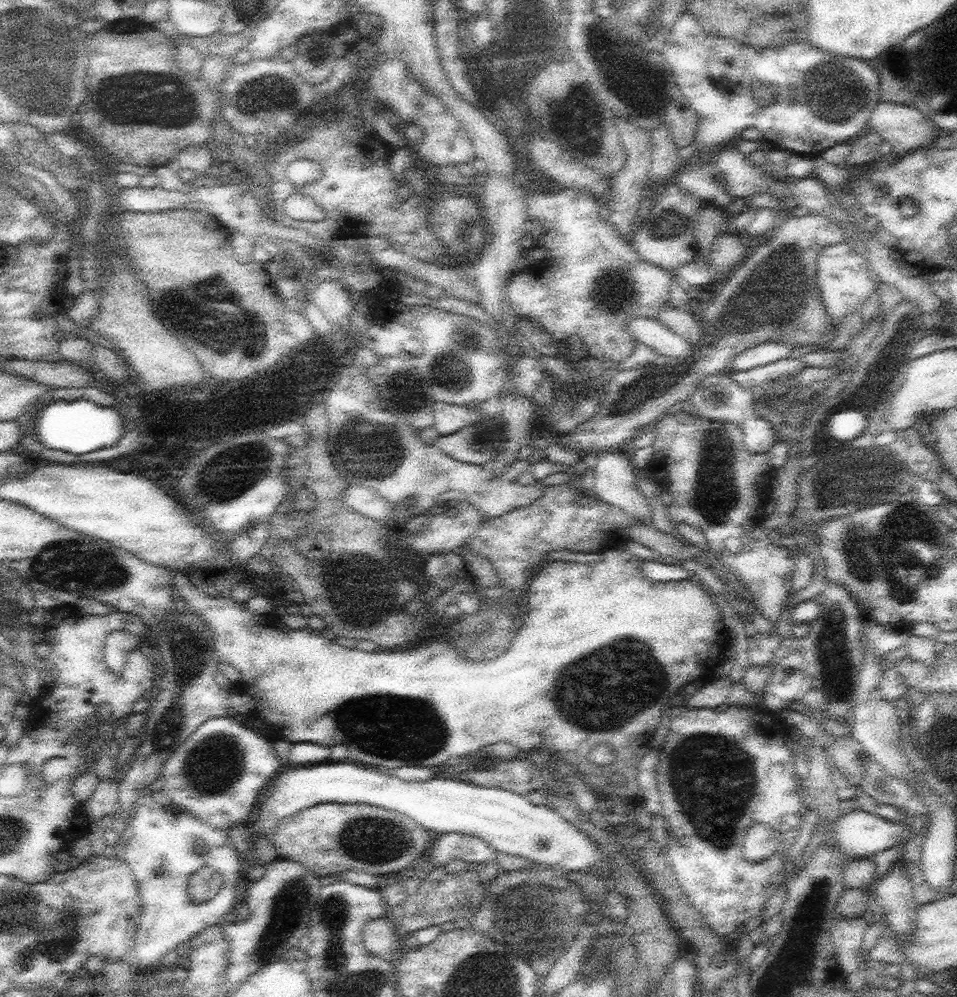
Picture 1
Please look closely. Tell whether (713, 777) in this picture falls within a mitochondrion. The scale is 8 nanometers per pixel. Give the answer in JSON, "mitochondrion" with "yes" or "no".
{"mitochondrion":"yes"}

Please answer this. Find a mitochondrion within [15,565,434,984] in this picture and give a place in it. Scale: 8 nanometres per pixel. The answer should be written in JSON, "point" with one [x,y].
{"point":[211,766]}

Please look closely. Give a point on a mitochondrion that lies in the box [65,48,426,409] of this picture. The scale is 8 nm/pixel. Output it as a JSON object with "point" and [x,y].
{"point":[210,312]}

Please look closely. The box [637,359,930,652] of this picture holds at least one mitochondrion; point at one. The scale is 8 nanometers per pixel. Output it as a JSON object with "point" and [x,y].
{"point":[848,480]}

